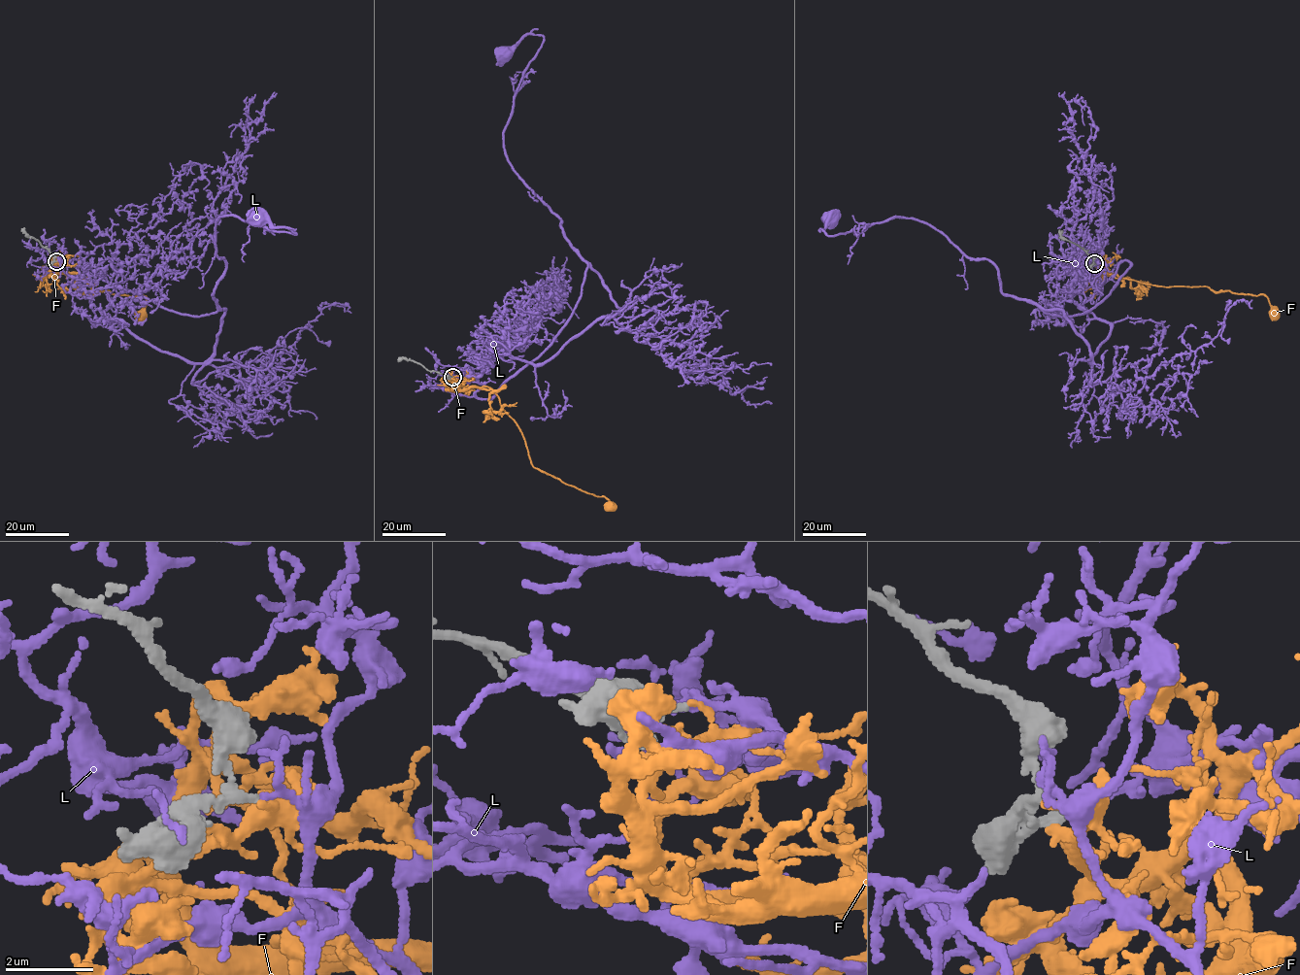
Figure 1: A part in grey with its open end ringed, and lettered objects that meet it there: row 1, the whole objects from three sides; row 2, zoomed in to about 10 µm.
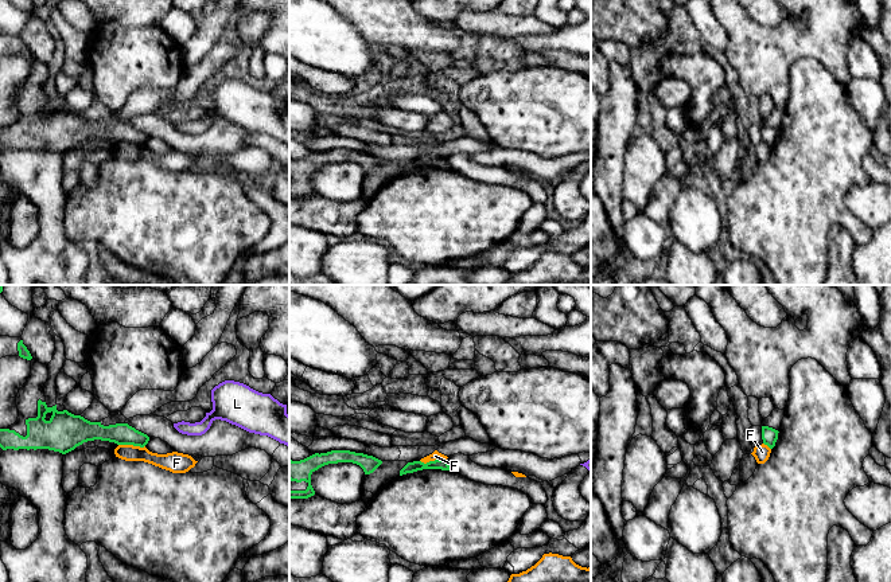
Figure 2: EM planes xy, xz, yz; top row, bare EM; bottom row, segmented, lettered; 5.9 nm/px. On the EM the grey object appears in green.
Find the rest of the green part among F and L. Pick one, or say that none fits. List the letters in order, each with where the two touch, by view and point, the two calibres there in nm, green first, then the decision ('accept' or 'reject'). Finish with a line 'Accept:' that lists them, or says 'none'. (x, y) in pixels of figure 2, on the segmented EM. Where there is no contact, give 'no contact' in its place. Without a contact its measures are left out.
F: meets green in xy at (132, 444); 130 nm thick on the green side, 110 nm on the other; reject
L: no contact; reject
Accept: none

